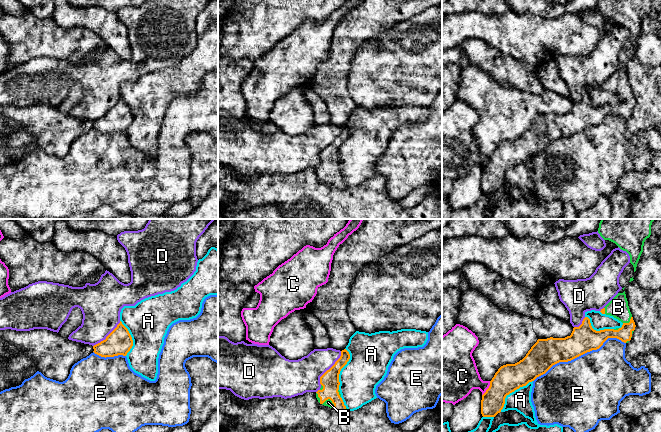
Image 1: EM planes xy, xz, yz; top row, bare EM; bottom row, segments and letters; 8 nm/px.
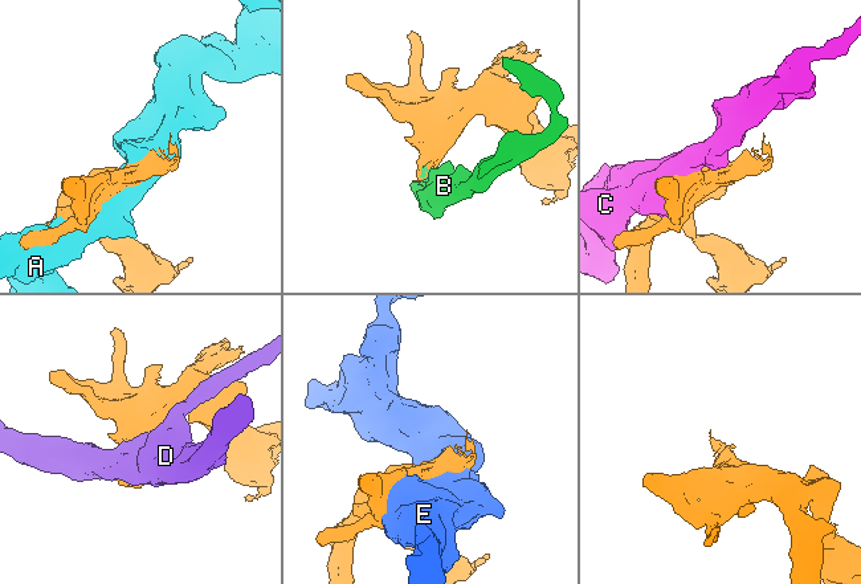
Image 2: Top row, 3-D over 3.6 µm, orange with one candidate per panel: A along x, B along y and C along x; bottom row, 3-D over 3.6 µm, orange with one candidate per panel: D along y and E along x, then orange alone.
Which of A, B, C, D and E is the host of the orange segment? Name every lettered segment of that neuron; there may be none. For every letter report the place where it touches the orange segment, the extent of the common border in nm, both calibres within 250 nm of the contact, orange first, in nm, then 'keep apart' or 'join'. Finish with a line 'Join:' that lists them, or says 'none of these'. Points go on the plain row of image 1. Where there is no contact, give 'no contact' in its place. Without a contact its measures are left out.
A: yz (511, 168) | 360 nm | 220/180 nm | keep apart
B: xz (330, 175) | 110 nm | 150/50 nm | join
C: yz (488, 164) | 140 nm | 220/300 nm | keep apart
D: xz (330, 144) | 320 nm | 150/280 nm | keep apart
E: yz (579, 131) | 800 nm | 220/480 nm | keep apart
Join: B

